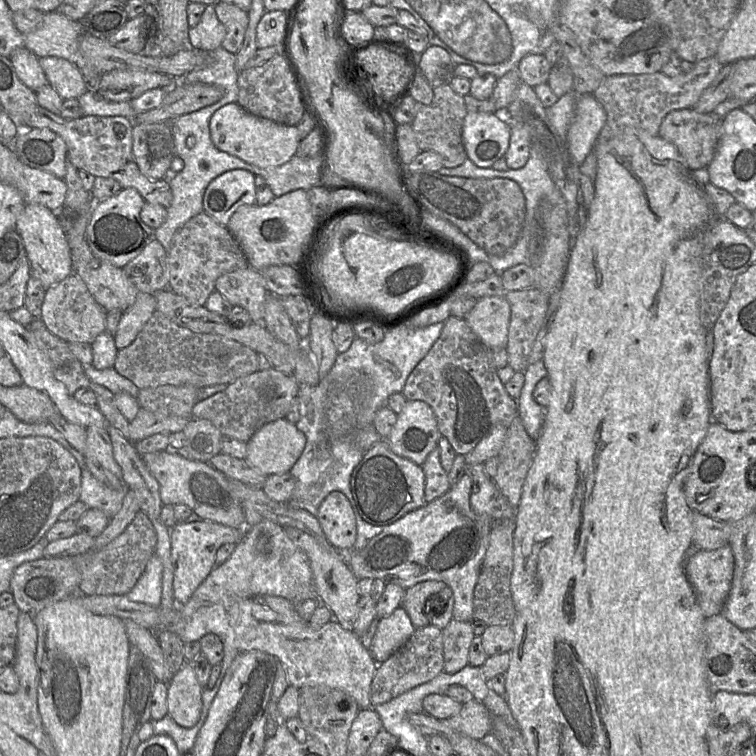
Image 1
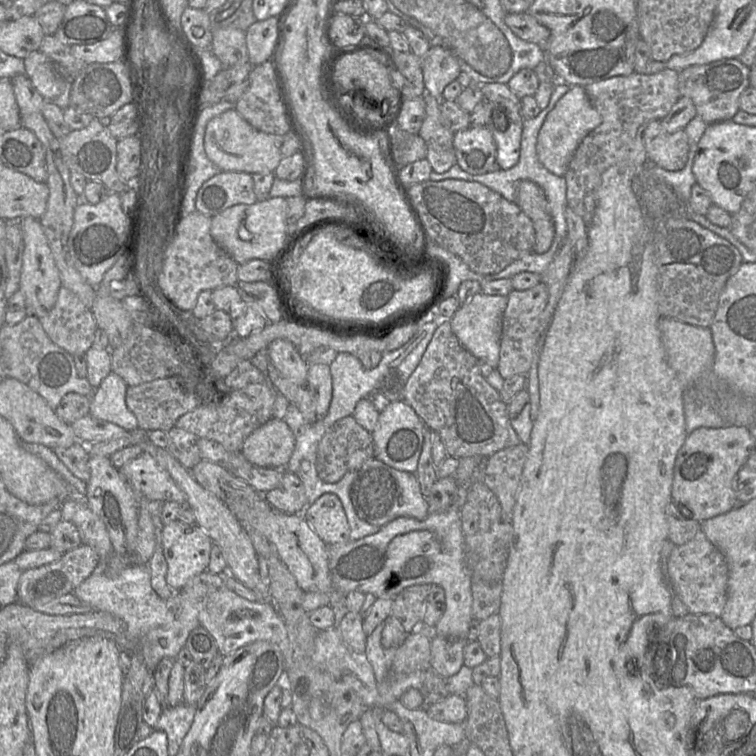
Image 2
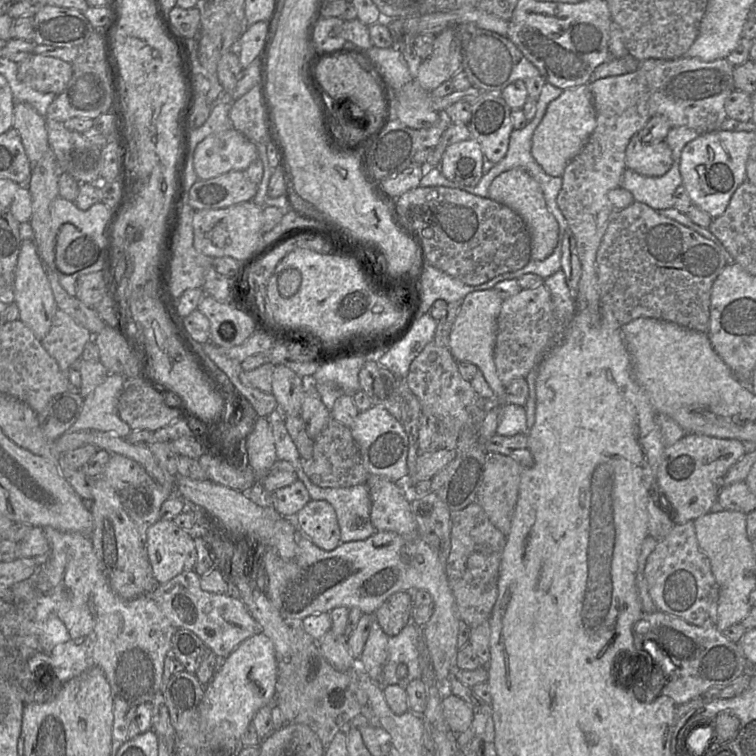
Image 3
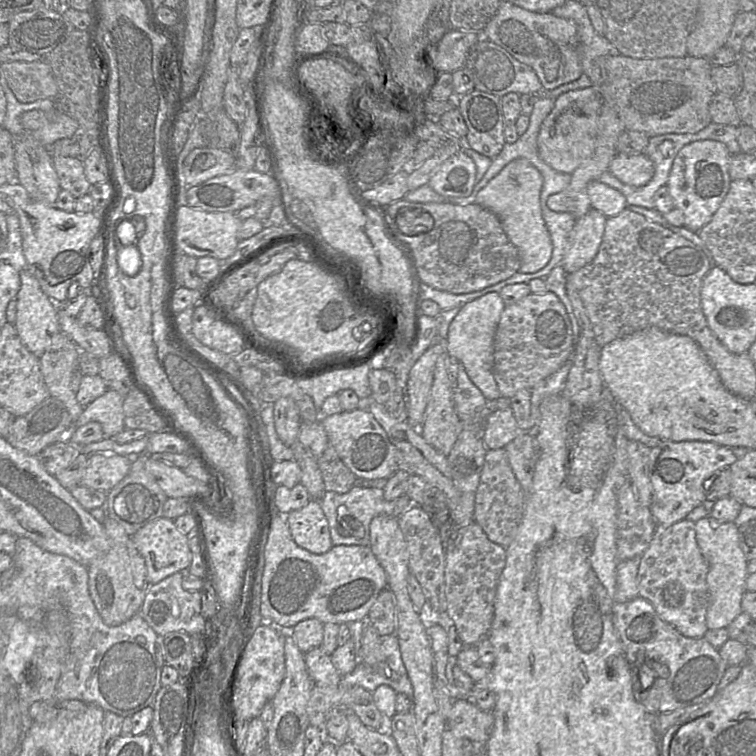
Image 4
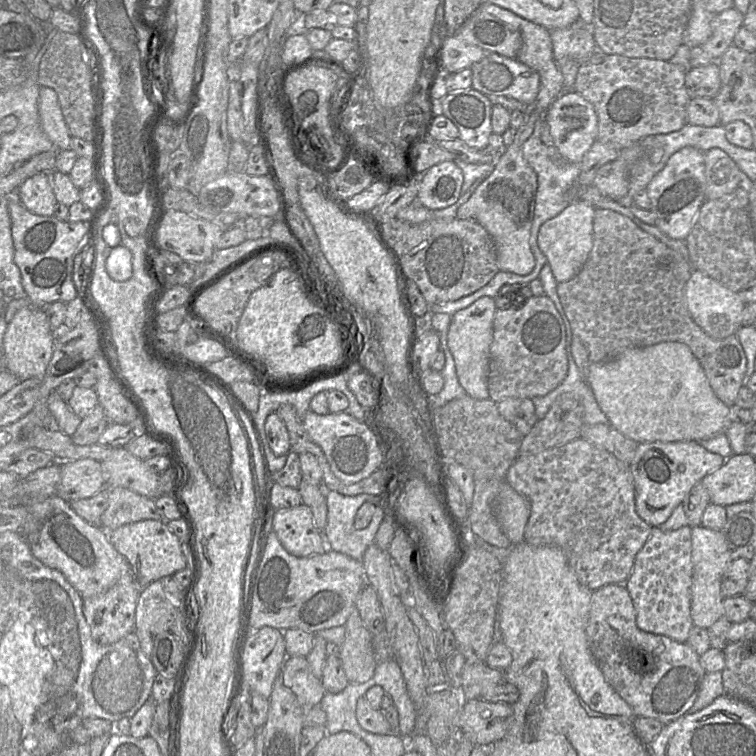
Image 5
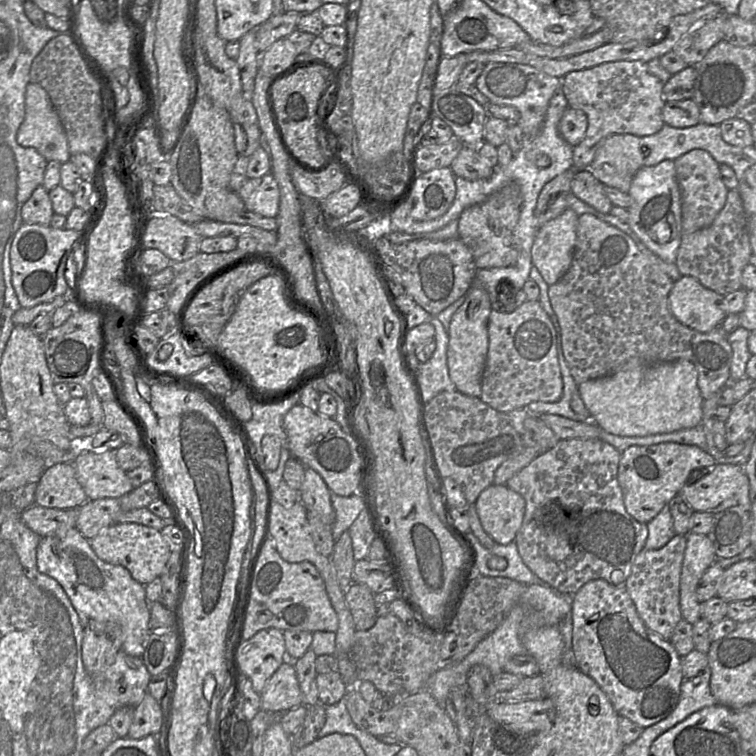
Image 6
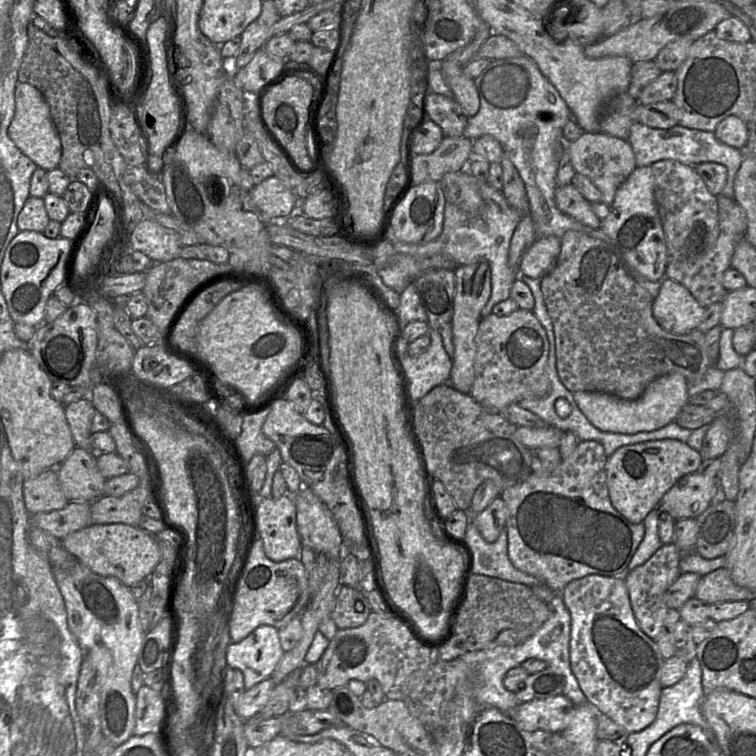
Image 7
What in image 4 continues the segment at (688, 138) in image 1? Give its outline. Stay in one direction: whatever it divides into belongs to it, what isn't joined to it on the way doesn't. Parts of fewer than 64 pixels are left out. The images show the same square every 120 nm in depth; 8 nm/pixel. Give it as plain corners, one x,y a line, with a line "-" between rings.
618,153
611,161
608,171
623,184
640,187
652,179
654,165
644,153

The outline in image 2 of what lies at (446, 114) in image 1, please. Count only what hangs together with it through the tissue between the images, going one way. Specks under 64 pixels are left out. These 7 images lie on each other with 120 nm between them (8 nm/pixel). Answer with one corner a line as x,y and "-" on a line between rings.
425,94
425,118
418,131
427,146
427,160
432,170
444,173
456,164
454,133
446,126
440,112
441,97

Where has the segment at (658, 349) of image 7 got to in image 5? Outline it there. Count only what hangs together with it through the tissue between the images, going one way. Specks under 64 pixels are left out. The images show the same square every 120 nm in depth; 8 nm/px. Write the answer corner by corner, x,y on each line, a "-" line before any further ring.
596,208
593,221
593,247
588,256
588,259
578,275
576,275
569,281
558,283
557,293
565,315
570,323
573,338
578,337
583,345
586,347
588,351
589,361
592,364
610,361
618,357
624,351
632,348
644,348
662,342
681,342
686,344
690,348
691,352
700,362
715,395
725,405
727,405
728,407
732,407
733,405
735,405
735,400
738,396
740,389
746,384
748,380
748,378
746,378
747,357
736,335
729,336
722,340
714,339
706,334
692,319
686,304
685,285
690,278
693,270
694,269
690,264
688,258
685,258
678,252
672,250
664,243
656,239
651,234
642,230
630,218
612,210

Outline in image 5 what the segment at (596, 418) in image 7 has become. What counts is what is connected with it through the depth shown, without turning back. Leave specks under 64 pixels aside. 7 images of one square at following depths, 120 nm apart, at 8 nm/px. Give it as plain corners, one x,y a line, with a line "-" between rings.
662,342
649,347
632,348
610,361
593,363
587,380
609,424
638,444
703,441
725,434
732,424
730,407
715,395
700,362
690,348
681,342

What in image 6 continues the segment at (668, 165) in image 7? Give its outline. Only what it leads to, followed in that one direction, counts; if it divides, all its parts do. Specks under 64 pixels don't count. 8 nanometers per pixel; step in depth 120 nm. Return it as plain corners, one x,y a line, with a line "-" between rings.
695,149
674,160
676,179
681,194
681,230
690,234
712,224
723,208
728,189
720,175
720,164
705,150

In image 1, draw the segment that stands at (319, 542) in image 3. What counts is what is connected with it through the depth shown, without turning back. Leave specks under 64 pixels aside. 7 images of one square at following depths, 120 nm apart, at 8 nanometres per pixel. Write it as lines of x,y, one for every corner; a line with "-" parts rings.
339,491
329,493
316,513
327,540
342,553
354,549
357,536
356,515
351,502

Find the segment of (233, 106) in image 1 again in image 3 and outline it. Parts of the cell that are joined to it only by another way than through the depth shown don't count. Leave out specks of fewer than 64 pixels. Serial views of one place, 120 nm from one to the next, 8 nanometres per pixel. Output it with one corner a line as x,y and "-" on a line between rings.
233,127
207,136
197,145
193,160
194,170
199,180
208,180
229,171
245,171
257,157
257,145

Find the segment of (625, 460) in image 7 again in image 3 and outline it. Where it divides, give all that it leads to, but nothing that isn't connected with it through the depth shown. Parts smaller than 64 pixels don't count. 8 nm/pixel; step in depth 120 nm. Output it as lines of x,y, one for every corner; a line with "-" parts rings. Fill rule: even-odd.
687,434
676,444
666,447
657,474
657,493
662,499
660,509
676,524
694,521
706,515
718,502
724,476
745,455
744,443
740,440
696,434
-
660,492
671,505
673,516
670,516
665,507
665,501

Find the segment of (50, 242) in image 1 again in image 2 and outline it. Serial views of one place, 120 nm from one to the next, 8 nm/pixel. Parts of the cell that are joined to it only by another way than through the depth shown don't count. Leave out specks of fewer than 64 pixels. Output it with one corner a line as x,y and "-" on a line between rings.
25,217
18,221
25,243
19,291
25,296
26,310
40,318
53,308
61,287
61,278
39,219

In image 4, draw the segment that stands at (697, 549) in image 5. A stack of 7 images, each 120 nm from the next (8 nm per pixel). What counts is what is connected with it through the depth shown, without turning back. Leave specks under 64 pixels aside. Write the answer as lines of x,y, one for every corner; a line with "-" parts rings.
710,516
695,522
696,542
708,563
707,585
710,603
706,613
708,630
726,628
742,611
741,601
746,593
746,575
748,561
740,547
738,527
733,522
720,522

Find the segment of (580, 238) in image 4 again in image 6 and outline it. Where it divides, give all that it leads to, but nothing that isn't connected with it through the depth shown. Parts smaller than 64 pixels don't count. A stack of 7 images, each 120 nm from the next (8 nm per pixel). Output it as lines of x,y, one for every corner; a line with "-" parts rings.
571,208
541,226
531,250
533,266
550,286
569,270
577,239
579,215

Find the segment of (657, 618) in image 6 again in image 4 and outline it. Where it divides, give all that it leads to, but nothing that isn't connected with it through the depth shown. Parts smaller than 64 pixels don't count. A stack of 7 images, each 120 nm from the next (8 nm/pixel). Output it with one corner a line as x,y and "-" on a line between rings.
684,519
670,526
657,525
650,545
641,555
637,574
638,595
654,607
663,621
672,625
683,636
703,638
708,630
706,613
710,603
707,573
708,563
697,545
694,522

